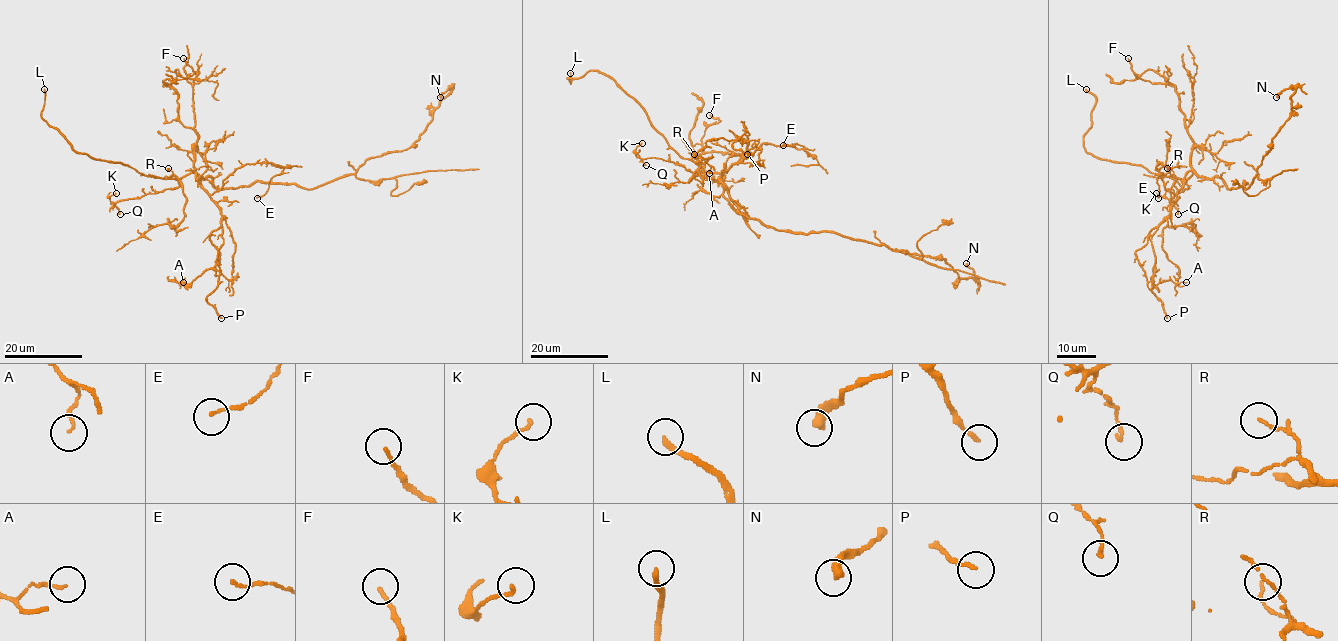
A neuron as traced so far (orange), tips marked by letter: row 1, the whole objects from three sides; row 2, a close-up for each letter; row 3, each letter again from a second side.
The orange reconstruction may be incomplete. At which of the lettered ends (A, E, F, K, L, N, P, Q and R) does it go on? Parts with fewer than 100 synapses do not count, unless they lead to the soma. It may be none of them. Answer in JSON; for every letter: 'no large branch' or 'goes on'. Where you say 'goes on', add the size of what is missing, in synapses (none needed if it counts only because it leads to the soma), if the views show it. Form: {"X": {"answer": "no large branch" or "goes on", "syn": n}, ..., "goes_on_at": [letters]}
{"A": {"answer": "no large branch"}, "E": {"answer": "no large branch"}, "F": {"answer": "no large branch"}, "K": {"answer": "no large branch"}, "L": {"answer": "goes on"}, "N": {"answer": "no large branch"}, "P": {"answer": "no large branch"}, "Q": {"answer": "no large branch"}, "R": {"answer": "no large branch"}, "goes_on_at": ["L"]}

